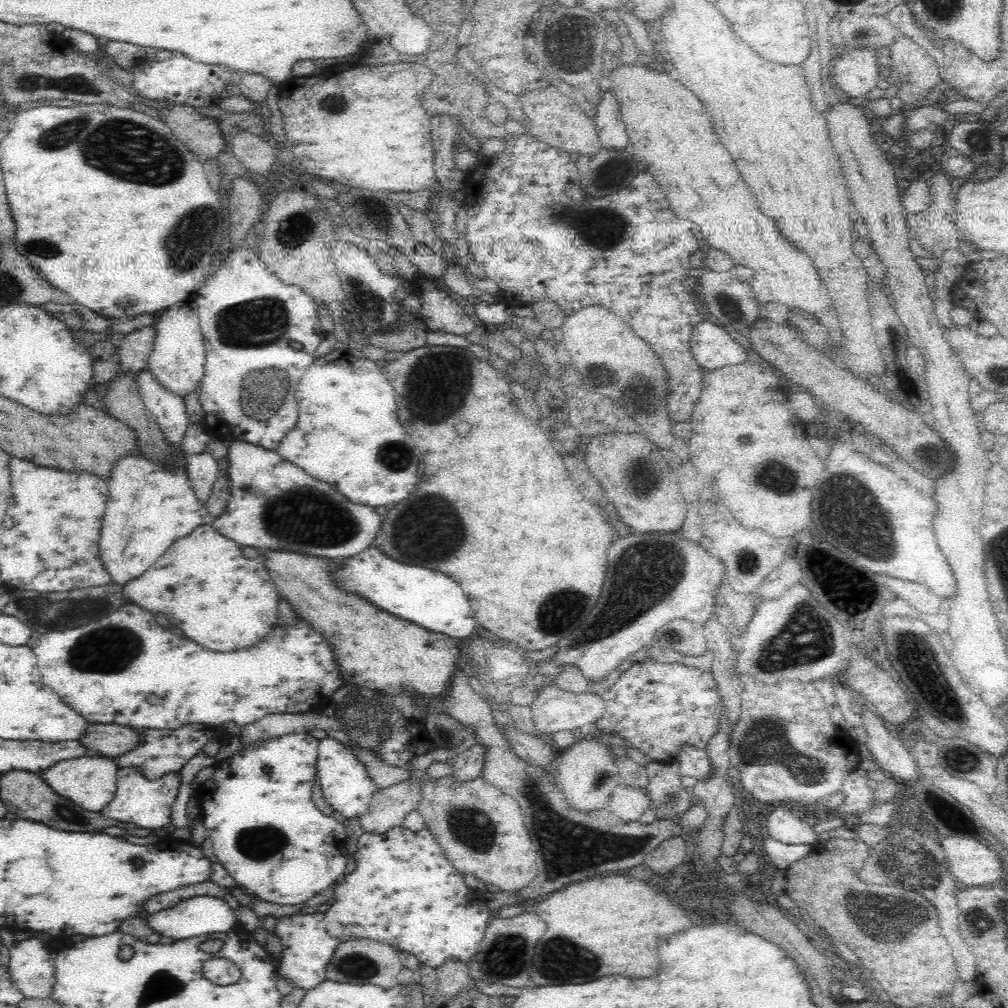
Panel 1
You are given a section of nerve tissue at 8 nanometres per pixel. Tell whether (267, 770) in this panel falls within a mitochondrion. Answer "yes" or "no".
no

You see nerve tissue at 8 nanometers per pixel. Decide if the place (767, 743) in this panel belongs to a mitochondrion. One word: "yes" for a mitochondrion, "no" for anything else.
yes

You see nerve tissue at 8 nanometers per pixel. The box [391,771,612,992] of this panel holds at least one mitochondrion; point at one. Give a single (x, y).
(558, 957)

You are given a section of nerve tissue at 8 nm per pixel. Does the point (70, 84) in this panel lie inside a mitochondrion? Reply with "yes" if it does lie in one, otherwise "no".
yes

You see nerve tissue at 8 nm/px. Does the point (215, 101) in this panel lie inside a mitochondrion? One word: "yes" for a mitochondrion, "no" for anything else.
no

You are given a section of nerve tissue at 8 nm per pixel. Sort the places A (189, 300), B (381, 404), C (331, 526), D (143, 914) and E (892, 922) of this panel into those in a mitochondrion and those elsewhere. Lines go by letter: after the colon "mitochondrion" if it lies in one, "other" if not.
A: other
B: other
C: mitochondrion
D: other
E: mitochondrion

